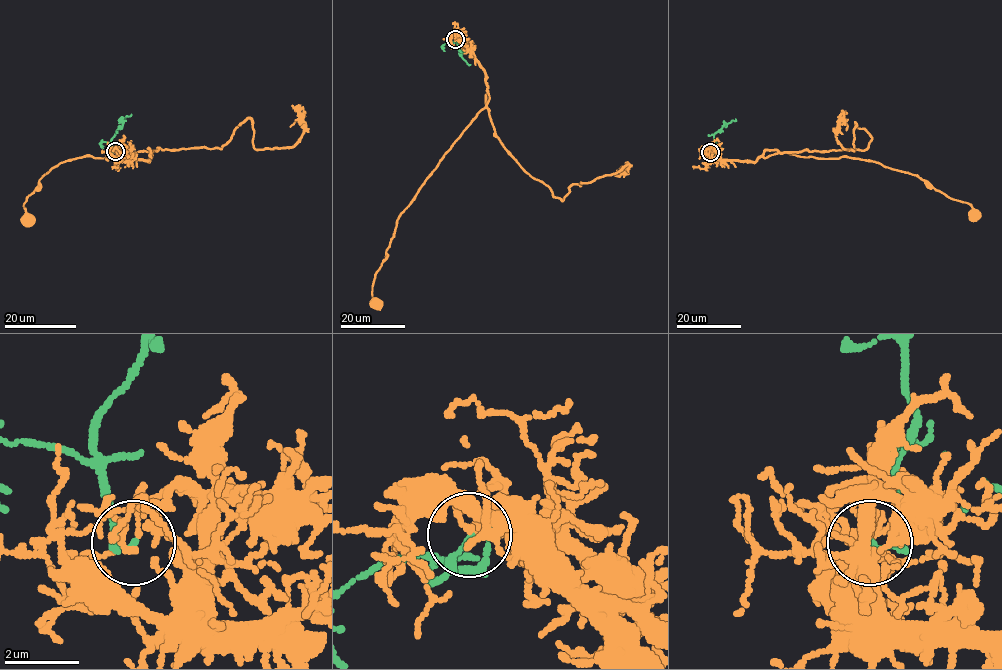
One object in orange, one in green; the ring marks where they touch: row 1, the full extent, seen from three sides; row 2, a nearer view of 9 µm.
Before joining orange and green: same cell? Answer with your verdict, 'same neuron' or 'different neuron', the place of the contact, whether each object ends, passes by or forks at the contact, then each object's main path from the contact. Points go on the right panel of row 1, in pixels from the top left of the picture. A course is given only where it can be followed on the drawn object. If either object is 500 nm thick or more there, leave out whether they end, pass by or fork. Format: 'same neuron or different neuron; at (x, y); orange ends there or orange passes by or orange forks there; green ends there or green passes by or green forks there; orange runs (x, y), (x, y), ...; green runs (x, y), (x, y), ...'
different neuron; at (710, 152); orange ends there; green ends there; orange runs (711, 152), (709, 148), (720, 160), (755, 161), (780, 152), (870, 160), (917, 175), (966, 202), (974, 215); green runs (711, 152), (714, 134), (735, 119)

